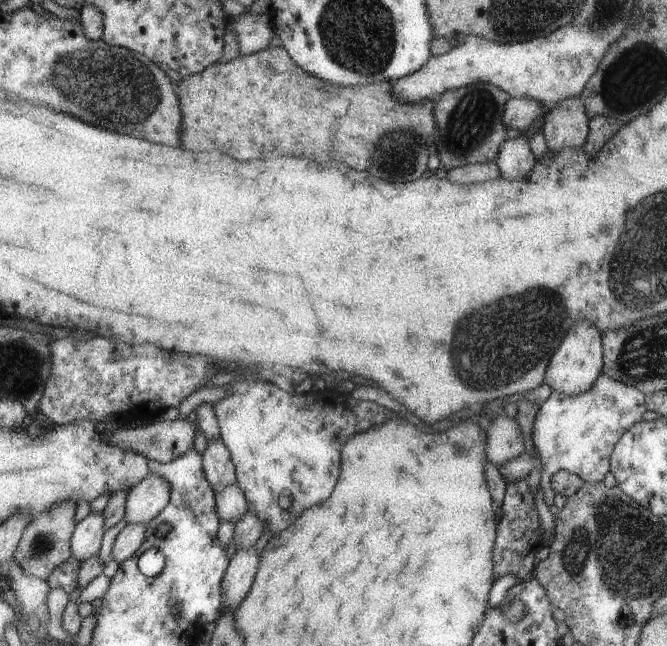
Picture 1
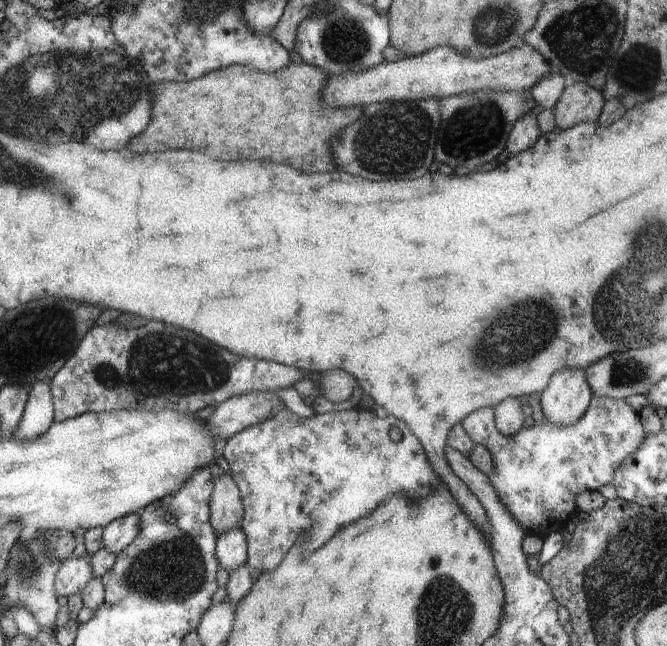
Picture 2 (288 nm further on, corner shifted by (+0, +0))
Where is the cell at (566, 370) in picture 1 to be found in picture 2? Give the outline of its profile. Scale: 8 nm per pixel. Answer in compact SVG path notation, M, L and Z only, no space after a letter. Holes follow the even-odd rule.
M561 368L541 392L543 416L557 426L573 426L589 408L595 394L583 368Z

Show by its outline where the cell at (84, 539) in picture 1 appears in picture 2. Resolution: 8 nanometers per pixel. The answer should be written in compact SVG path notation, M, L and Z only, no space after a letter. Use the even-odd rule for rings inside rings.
M85 550L83 558L71 556L61 564L61 570L57 572L57 596L75 596L77 592L85 590L87 584L95 578L93 568L93 554Z

